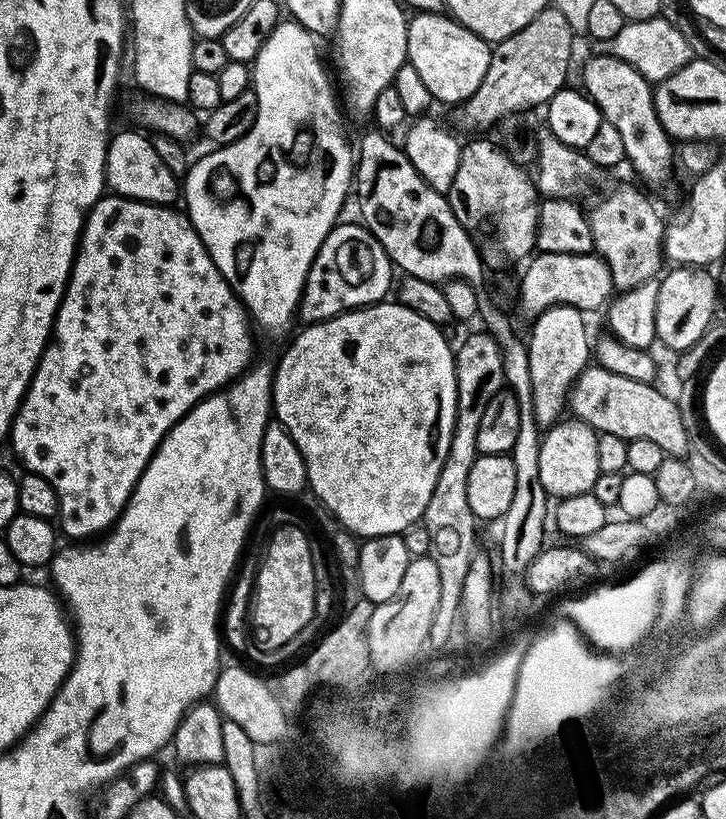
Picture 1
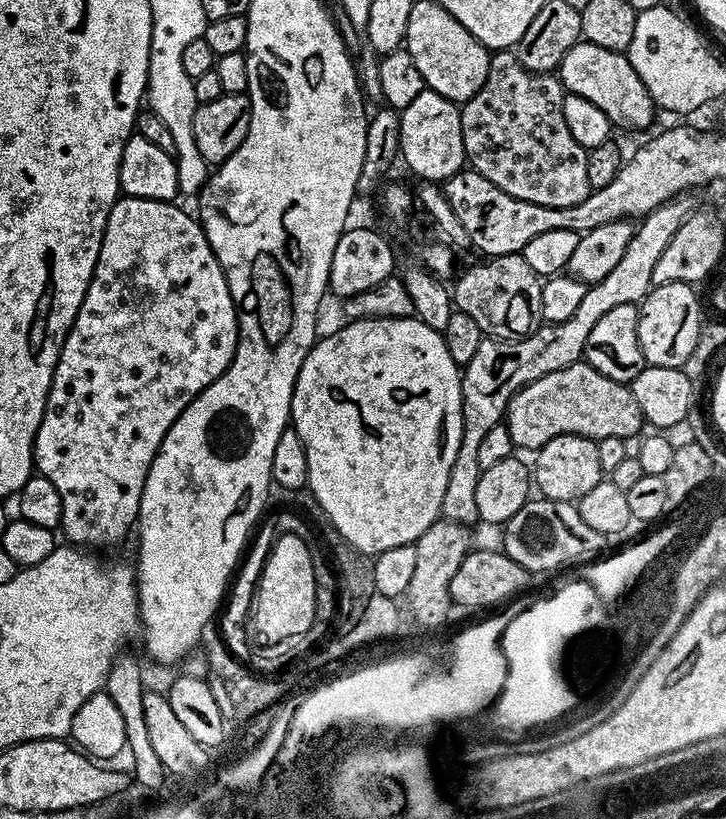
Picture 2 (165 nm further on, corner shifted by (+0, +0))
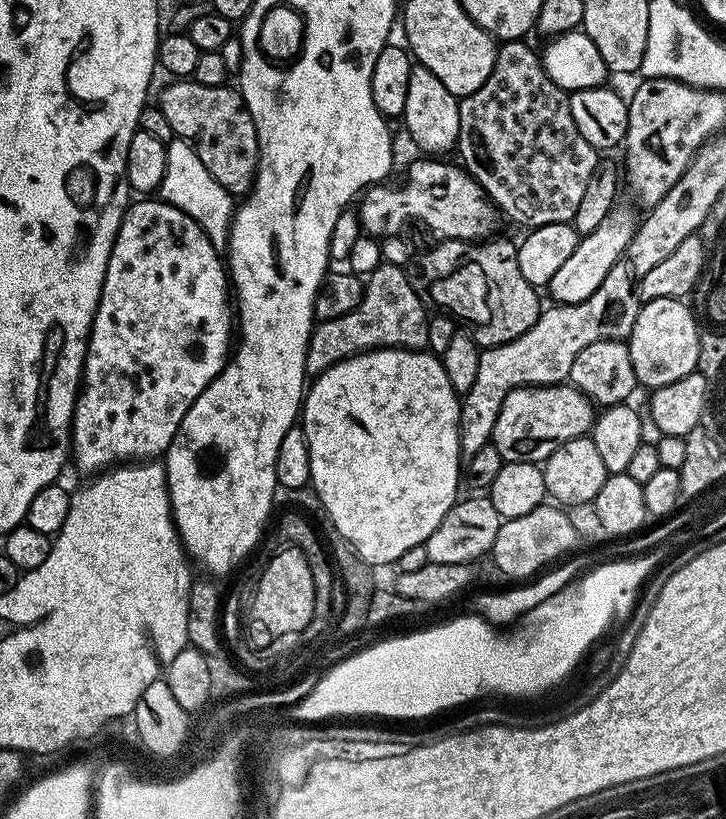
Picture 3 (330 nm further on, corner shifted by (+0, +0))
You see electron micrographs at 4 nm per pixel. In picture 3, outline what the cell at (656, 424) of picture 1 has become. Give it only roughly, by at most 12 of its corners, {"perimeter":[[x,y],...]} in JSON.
{"perimeter":[[562,384],[506,394],[491,444],[543,465],[591,433],[588,397]]}

